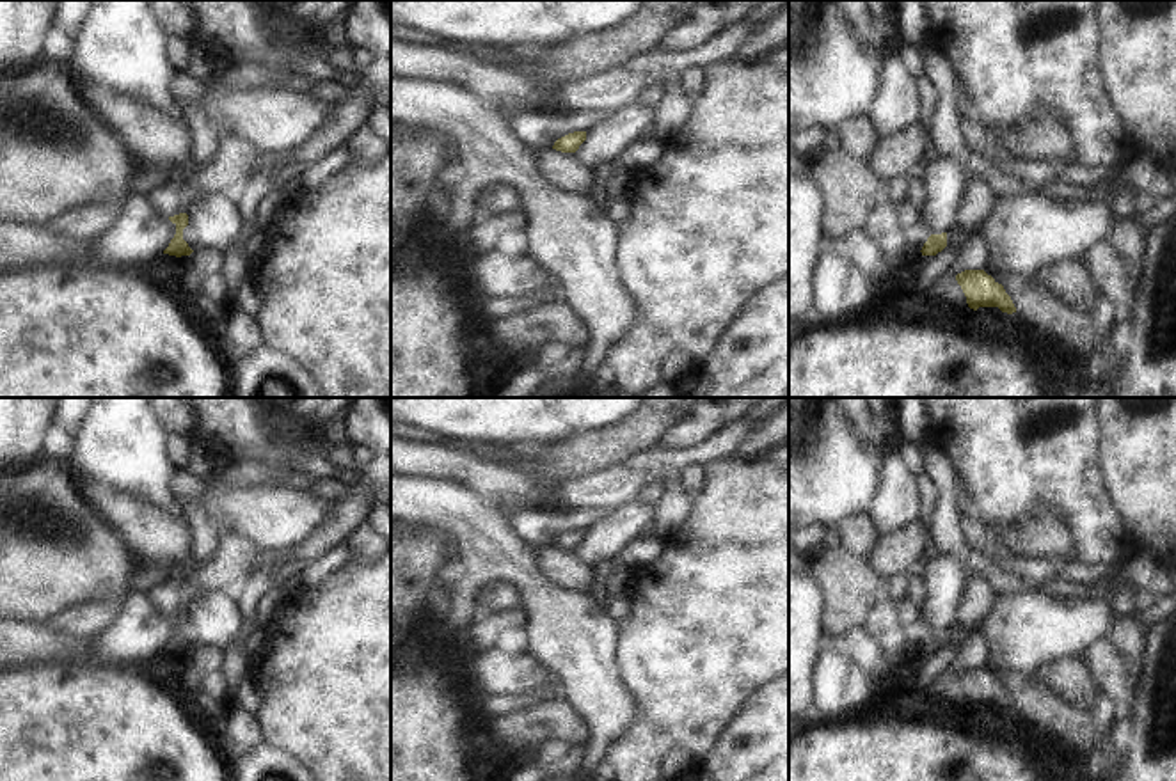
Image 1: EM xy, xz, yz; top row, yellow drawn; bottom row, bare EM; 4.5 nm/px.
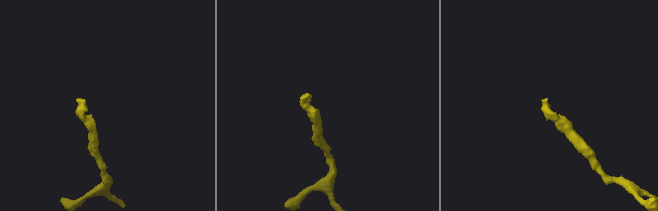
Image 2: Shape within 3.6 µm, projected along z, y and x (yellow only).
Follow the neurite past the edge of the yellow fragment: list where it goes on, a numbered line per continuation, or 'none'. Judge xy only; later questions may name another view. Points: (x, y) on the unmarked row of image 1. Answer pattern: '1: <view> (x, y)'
1: xy (237, 554)

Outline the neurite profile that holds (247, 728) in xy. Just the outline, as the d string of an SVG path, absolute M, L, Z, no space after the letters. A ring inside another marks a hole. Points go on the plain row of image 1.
M234 708L226 722L226 731L233 735L240 747L256 749L266 742L266 730L256 712Z

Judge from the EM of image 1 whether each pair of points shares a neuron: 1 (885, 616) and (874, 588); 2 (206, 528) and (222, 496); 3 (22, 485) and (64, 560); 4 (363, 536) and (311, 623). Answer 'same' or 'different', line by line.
1: different
2: different
3: same
4: different

